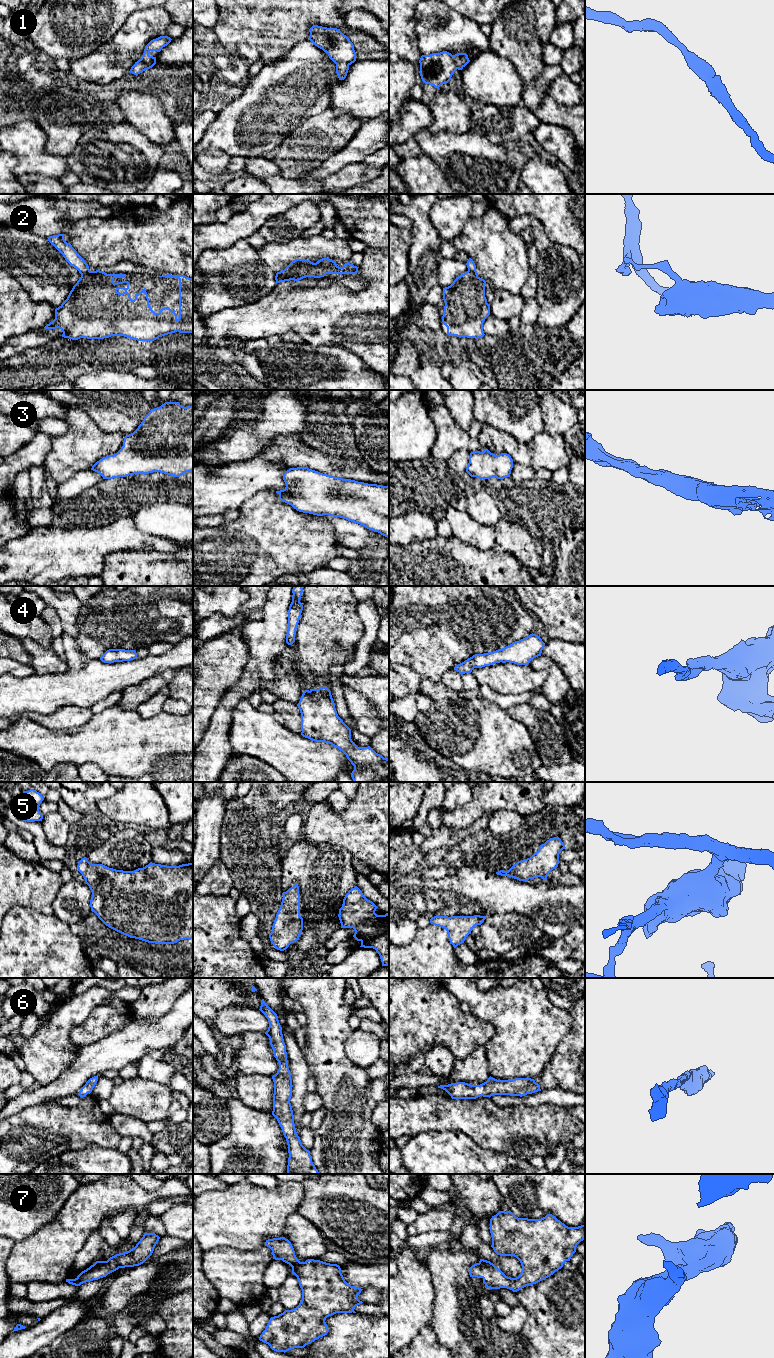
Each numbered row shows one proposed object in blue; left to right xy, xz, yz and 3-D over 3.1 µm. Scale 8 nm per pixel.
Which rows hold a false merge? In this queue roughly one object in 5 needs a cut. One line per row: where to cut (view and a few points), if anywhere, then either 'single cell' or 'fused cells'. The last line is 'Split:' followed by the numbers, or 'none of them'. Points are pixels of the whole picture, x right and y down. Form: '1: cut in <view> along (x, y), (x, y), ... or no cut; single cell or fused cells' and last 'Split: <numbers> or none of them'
1: no cut; single cell
2: cut in xy along (89, 270), (81, 275); fused cells
3: no cut; single cell
4: no cut; single cell
5: no cut; single cell
6: no cut; single cell
7: no cut; single cell
Split: 2

